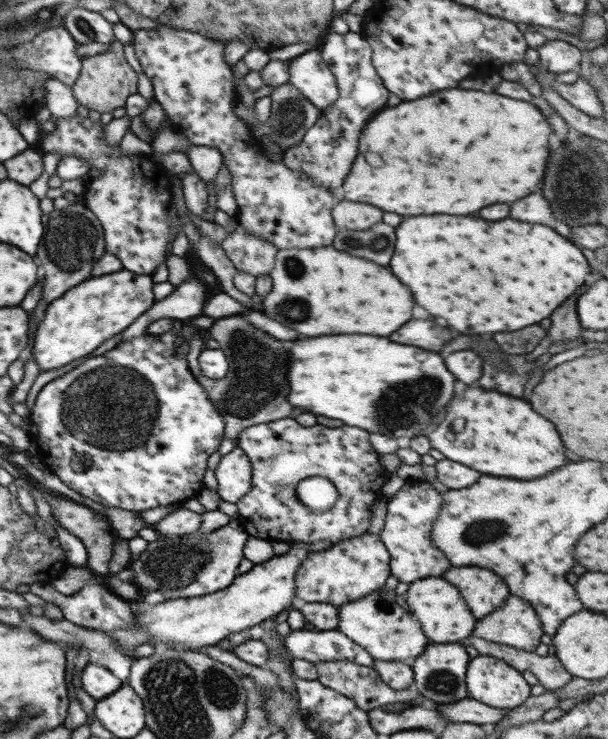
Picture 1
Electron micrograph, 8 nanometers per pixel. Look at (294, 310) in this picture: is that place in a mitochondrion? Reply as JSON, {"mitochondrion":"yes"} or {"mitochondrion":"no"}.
{"mitochondrion":"yes"}

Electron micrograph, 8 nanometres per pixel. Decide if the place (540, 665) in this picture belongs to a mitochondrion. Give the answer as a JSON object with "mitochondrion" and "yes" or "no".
{"mitochondrion":"no"}

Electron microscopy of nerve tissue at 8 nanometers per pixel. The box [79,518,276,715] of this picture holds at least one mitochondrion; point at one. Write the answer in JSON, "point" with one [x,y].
{"point":[193,557]}

